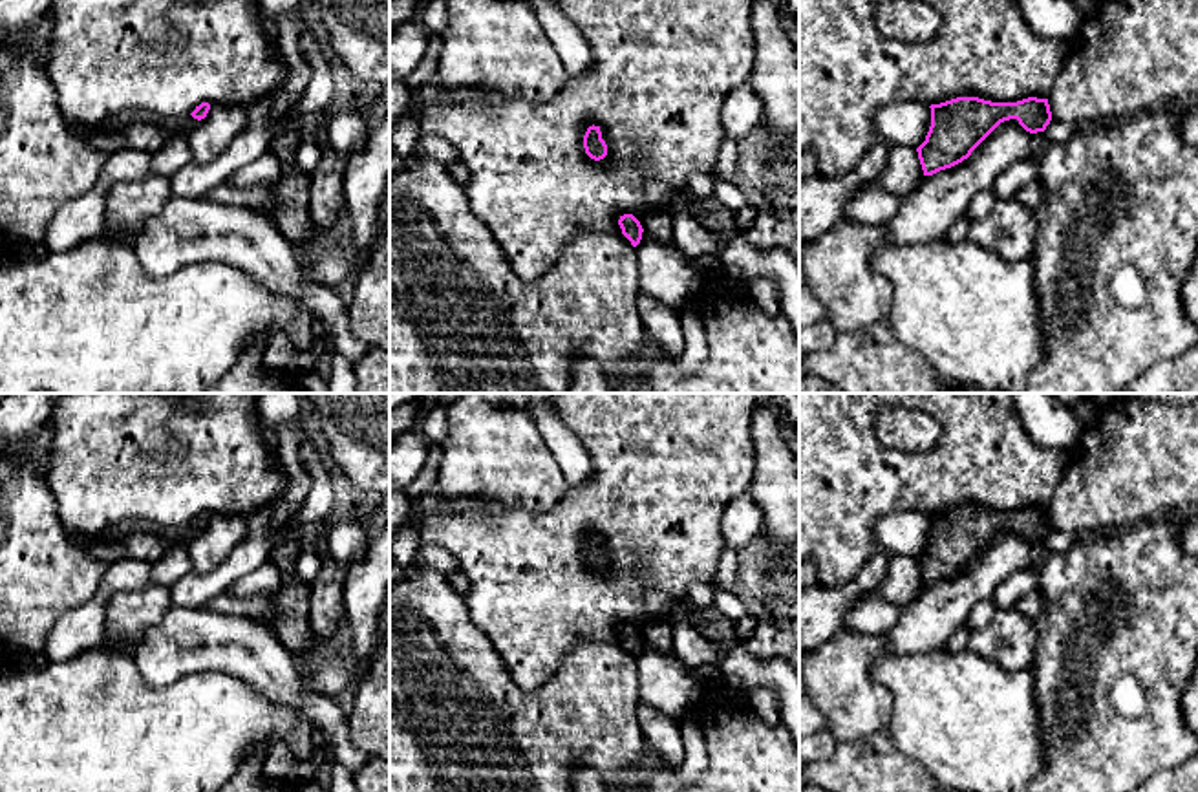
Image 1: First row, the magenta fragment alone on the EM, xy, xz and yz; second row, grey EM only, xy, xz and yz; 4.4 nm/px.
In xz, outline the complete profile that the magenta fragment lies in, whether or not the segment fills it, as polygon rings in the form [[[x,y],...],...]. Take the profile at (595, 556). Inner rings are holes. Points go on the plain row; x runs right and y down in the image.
[[[593,534],[587,538],[583,545],[583,558],[585,558],[585,563],[594,571],[600,571],[607,565],[607,554],[602,549],[600,536]]]

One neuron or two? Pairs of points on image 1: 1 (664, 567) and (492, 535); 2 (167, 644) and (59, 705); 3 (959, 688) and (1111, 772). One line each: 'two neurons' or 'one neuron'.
1: one neuron
2: two neurons
3: two neurons

